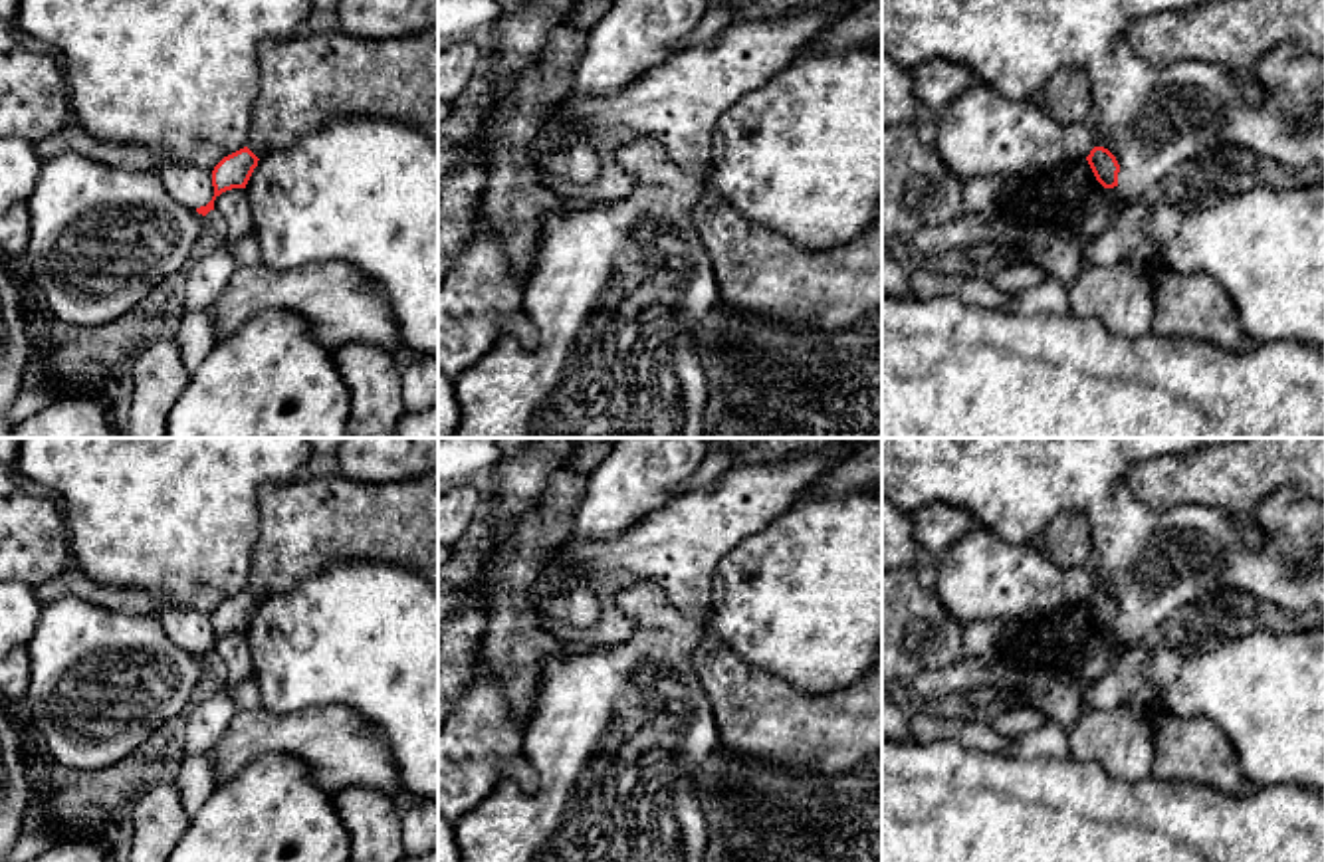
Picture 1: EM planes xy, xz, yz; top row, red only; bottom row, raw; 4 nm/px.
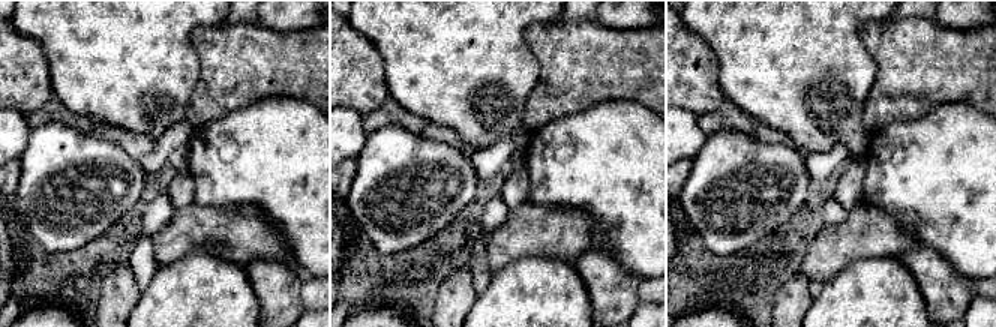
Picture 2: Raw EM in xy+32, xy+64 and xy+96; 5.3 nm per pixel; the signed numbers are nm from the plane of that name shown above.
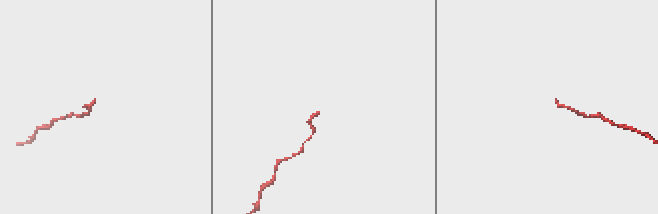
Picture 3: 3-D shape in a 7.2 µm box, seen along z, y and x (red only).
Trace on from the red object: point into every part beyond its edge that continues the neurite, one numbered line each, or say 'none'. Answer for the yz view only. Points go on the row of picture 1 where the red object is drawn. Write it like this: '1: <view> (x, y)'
none

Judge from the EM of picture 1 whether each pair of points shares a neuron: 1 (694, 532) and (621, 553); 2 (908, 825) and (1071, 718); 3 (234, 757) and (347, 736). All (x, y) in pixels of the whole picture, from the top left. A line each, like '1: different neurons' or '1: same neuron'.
1: same neuron
2: different neurons
3: same neuron

